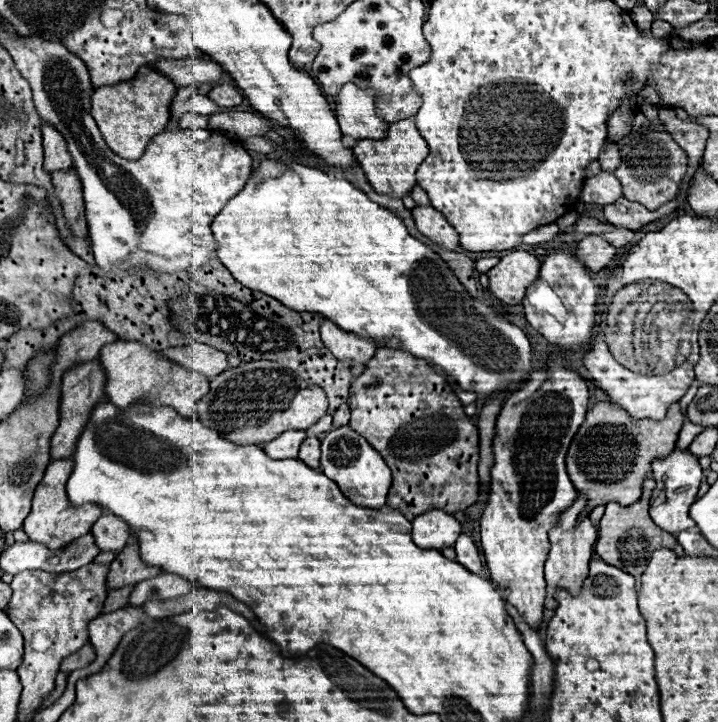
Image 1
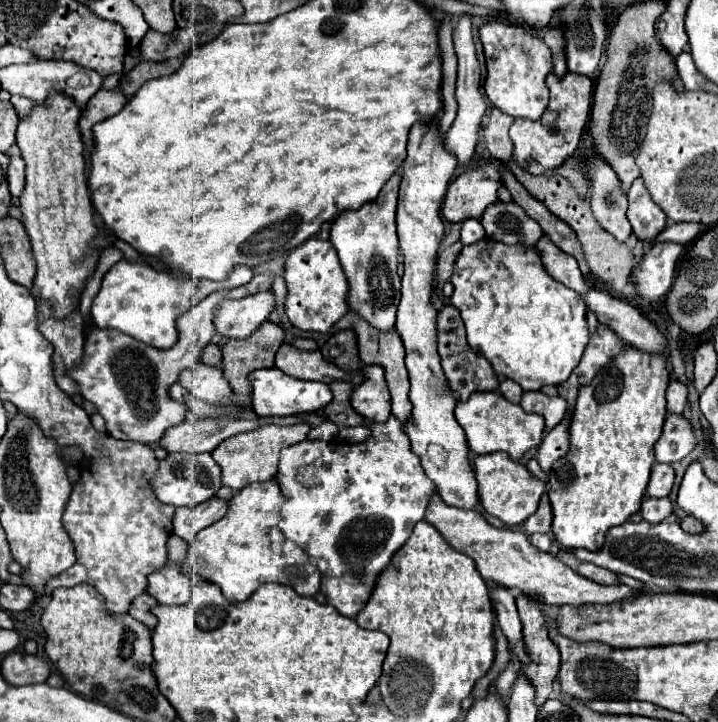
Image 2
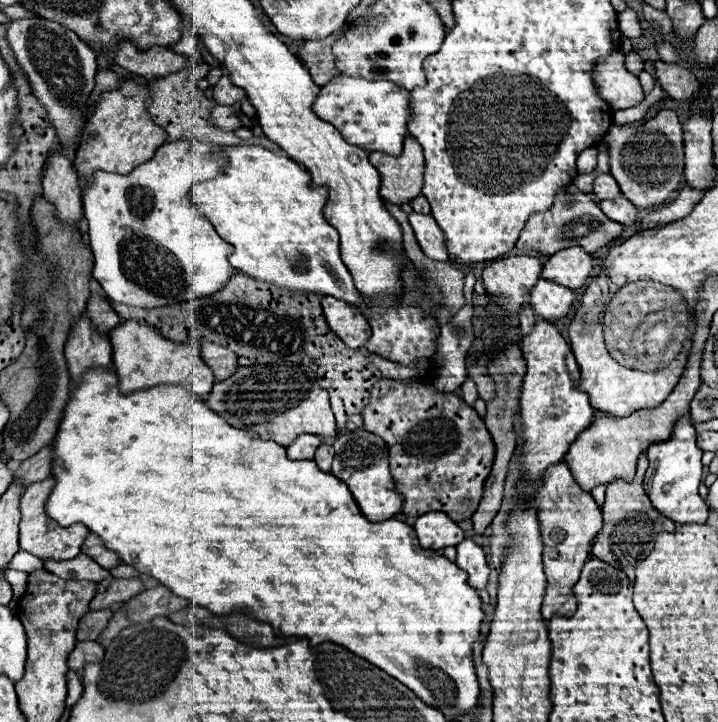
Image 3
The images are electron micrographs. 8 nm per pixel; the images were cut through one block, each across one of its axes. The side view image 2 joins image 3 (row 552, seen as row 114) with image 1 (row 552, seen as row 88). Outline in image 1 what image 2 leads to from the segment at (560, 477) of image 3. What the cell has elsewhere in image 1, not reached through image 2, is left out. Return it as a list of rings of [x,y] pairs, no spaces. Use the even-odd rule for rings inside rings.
[[[578,492],[578,498],[574,502],[574,506],[570,510],[564,510],[558,516],[558,526],[554,526],[554,530],[550,530],[550,552],[548,552],[548,560],[544,566],[544,574],[546,574],[546,608],[554,610],[558,606],[558,600],[554,598],[556,590],[566,590],[570,594],[580,594],[584,580],[588,578],[588,564],[592,560],[592,548],[596,542],[596,532],[598,528],[590,522],[590,518],[580,518],[582,510],[584,510],[586,498],[582,498],[582,494]]]

